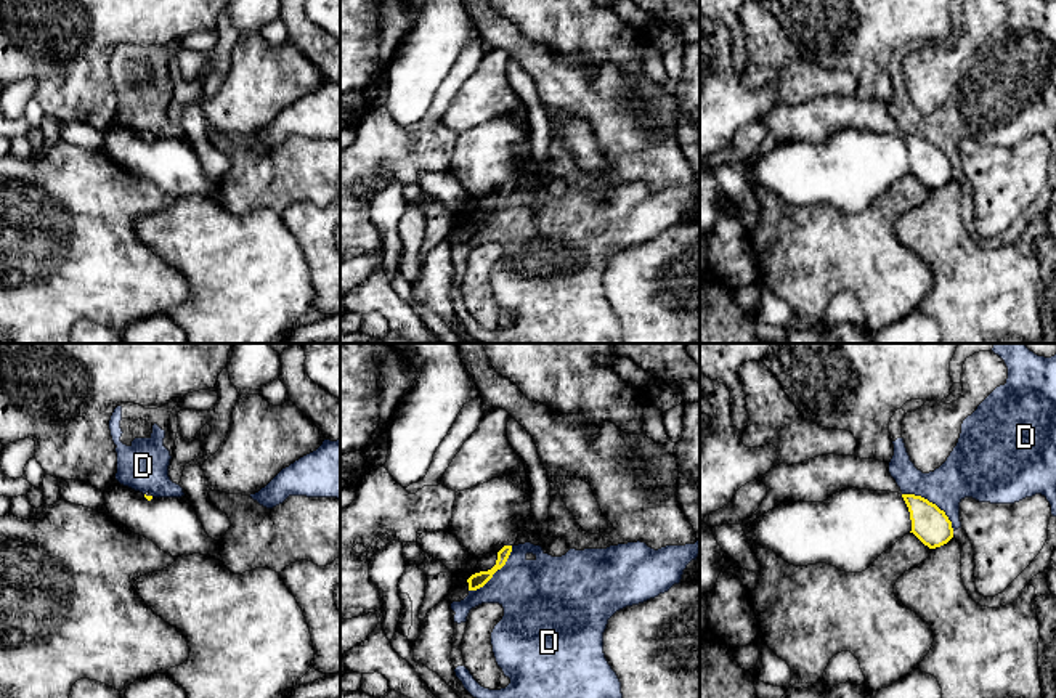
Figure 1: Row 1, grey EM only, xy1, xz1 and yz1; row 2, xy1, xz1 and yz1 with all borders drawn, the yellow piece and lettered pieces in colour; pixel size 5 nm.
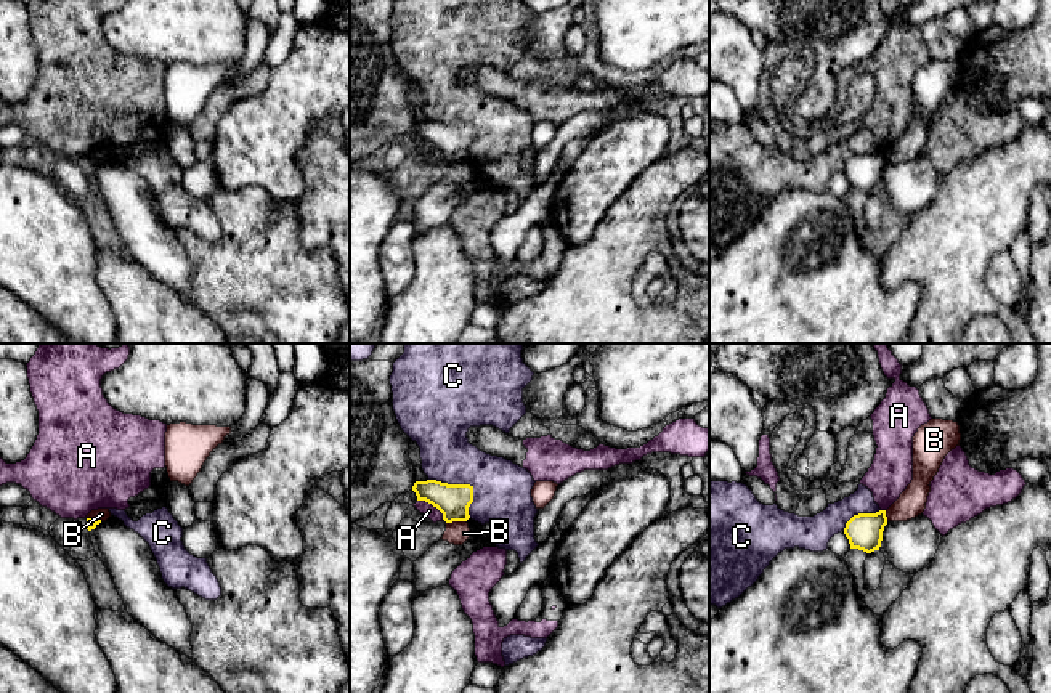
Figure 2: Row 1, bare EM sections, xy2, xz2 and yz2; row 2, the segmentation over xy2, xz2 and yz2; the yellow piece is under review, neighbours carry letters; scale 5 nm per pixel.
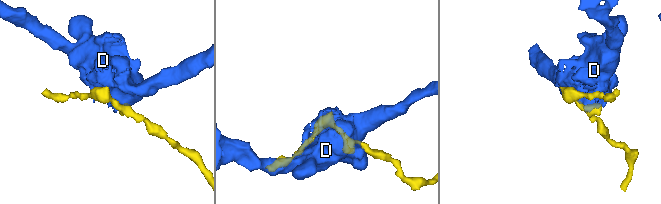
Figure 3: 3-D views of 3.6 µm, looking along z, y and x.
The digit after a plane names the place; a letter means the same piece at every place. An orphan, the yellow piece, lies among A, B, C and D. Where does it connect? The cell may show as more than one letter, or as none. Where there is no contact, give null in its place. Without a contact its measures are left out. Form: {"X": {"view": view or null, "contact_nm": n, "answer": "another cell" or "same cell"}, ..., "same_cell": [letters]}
{"A": {"view": "xz2", "contact_nm": 180, "answer": "another cell"}, "B": {"view": "xz2", "contact_nm": 110, "answer": "another cell"}, "C": {"view": "xz2", "contact_nm": 300, "answer": "another cell"}, "D": {"view": "yz1", "contact_nm": 320, "answer": "another cell"}, "same_cell": []}

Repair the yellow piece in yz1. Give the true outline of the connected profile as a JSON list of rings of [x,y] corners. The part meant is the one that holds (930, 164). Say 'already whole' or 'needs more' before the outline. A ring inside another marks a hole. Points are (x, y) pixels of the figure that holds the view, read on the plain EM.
already whole; [[[902,135],[912,160],[912,172],[929,189],[940,188],[953,178],[952,162],[936,144],[915,135]]]

